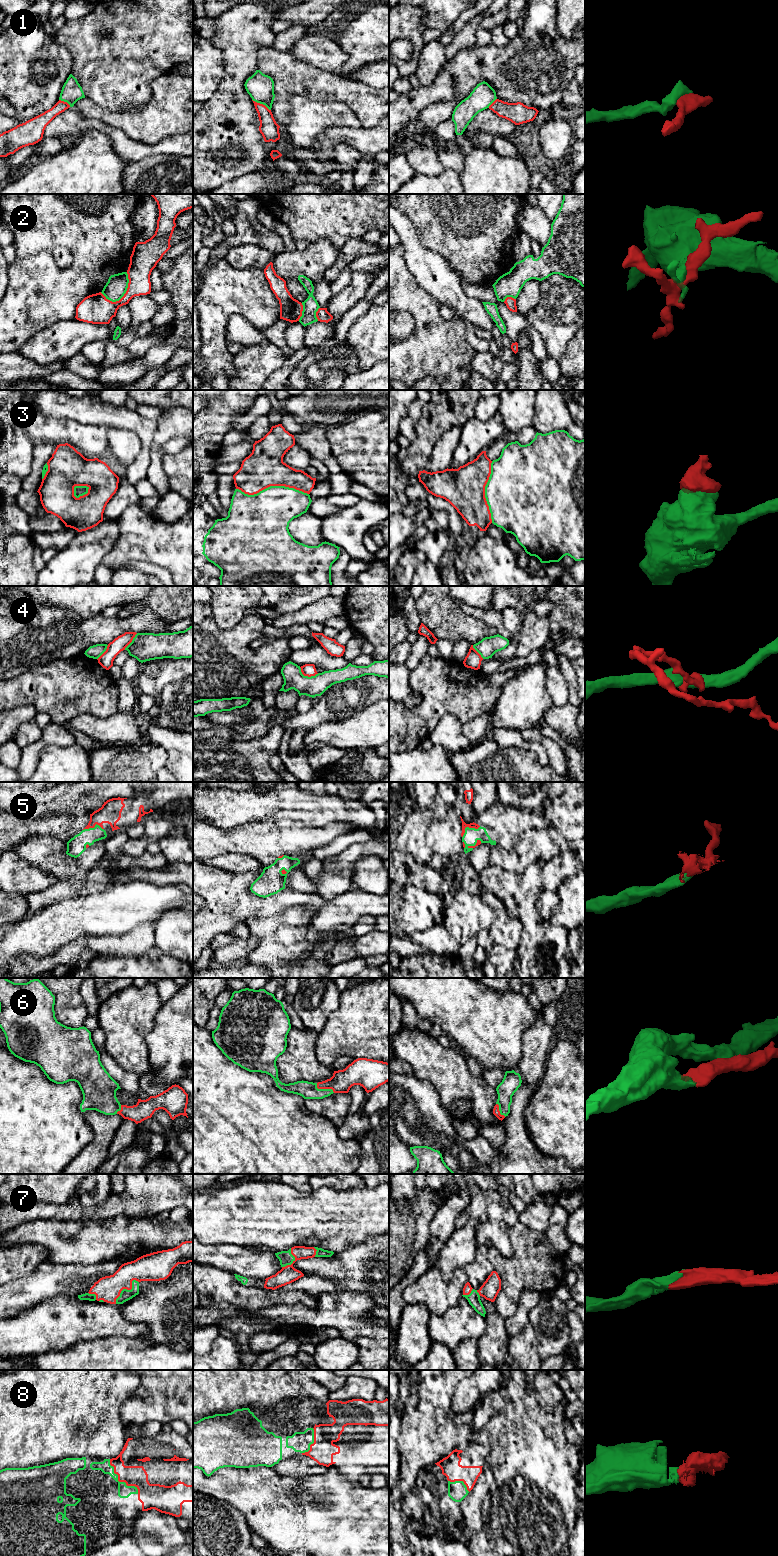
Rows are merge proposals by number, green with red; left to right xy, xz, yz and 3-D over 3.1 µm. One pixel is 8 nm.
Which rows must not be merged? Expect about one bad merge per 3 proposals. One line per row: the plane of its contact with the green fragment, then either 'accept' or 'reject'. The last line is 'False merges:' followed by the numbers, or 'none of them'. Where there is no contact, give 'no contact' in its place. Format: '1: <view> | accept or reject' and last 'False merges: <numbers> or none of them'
1: xz | accept
2: xy | reject
3: xz | reject
4: xz | reject
5: yz | accept
6: xz | accept
7: xy | accept
8: xy | accept
False merges: 2, 3, 4

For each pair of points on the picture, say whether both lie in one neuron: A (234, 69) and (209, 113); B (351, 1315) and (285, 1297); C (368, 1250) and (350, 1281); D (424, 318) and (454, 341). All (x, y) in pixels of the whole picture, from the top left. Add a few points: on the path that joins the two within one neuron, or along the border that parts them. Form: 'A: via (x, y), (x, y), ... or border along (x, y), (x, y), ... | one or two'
A: via (234, 80), (231, 91), (220, 102) | one
B: border along (317, 1296), (317, 1305), (315, 1307), (294, 1303) | two
C: via (367, 1258), (366, 1262), (355, 1273) | one
D: via (431, 322), (447, 338) | one

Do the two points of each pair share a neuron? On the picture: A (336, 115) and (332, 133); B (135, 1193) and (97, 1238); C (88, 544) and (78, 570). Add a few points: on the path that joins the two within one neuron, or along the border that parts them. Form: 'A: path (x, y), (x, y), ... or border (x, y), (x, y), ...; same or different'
A: border (357, 127), (328, 127), (317, 136), (315, 142); different
B: border (123, 1215), (128, 1217), (144, 1217), (149, 1215); different
C: path (87, 550), (78, 561), (78, 564); same

